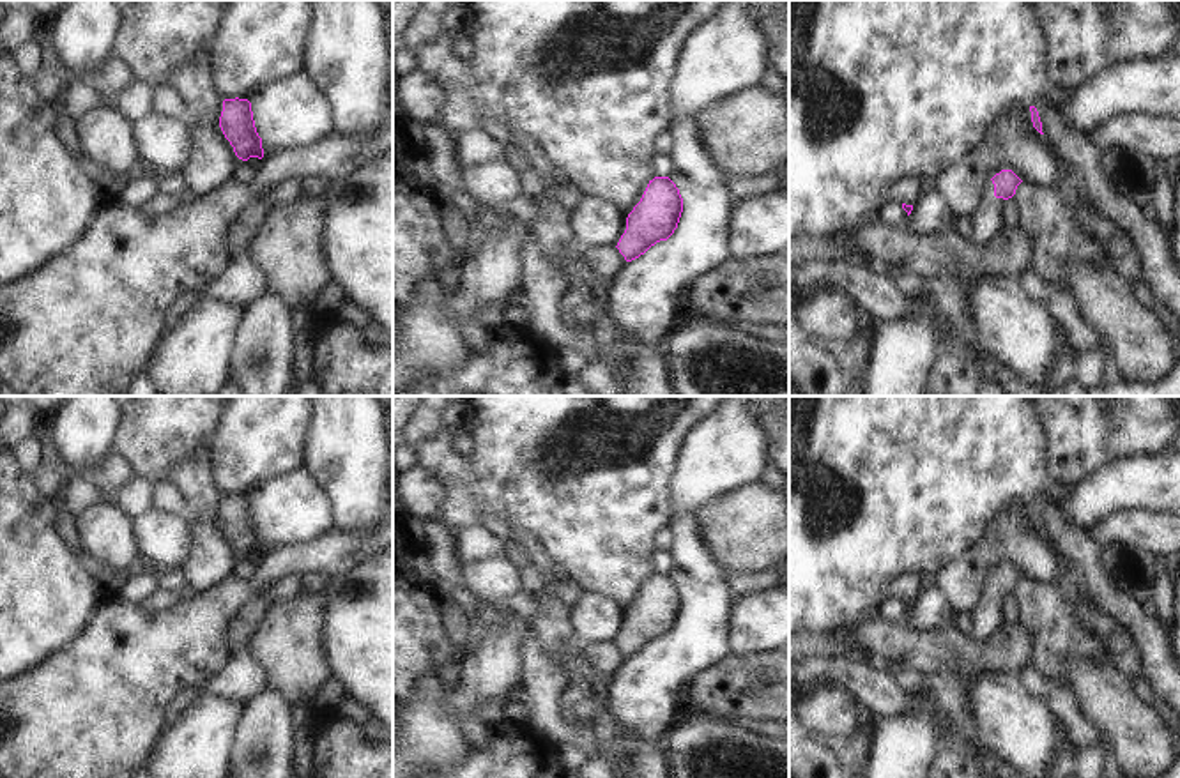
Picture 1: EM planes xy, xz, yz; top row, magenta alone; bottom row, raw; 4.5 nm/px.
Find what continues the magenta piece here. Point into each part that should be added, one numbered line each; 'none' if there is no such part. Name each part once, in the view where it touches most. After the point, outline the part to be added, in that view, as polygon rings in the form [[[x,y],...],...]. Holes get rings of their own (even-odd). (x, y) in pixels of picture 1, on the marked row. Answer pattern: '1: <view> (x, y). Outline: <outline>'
1: yz (986, 220). Outline: [[[989,180],[987,189],[980,200],[980,207],[969,216],[973,225],[973,235],[969,242],[977,248],[985,248],[1005,228],[1001,225],[1001,210],[1005,207],[1003,198],[994,196],[994,184]]]

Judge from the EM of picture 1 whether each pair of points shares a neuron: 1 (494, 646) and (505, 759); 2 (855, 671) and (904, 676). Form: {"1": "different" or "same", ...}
{"1": "different", "2": "different"}

